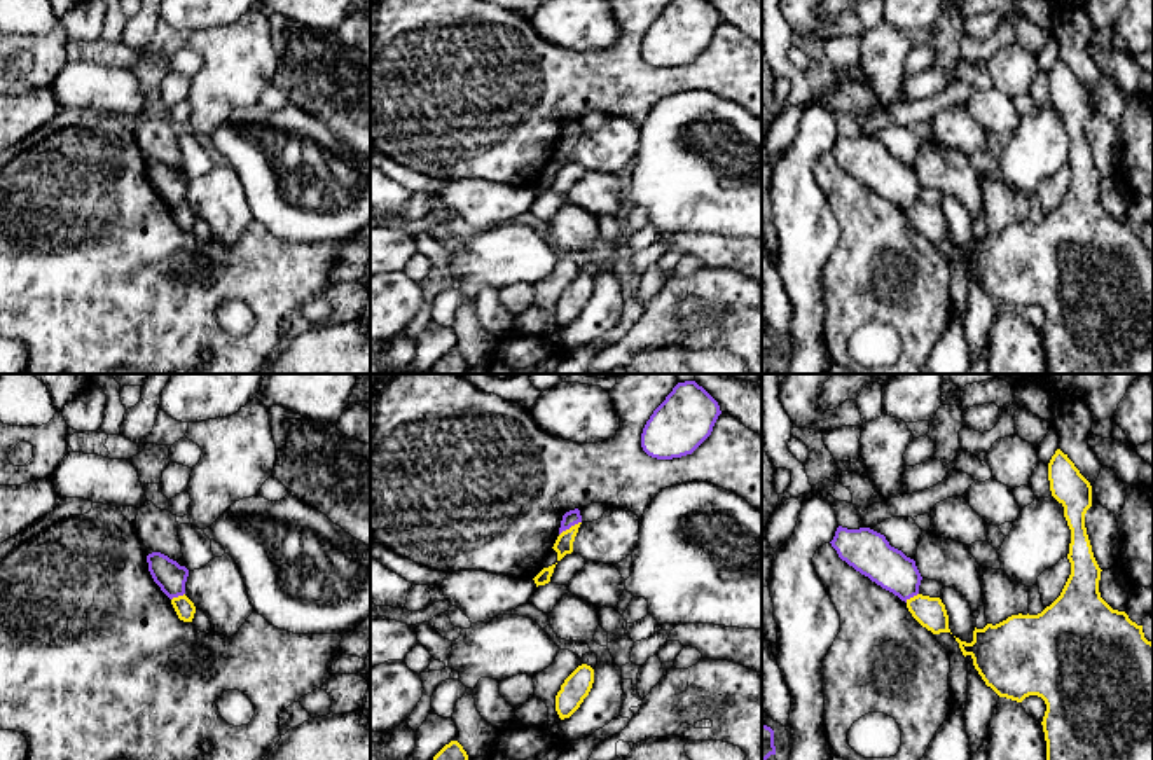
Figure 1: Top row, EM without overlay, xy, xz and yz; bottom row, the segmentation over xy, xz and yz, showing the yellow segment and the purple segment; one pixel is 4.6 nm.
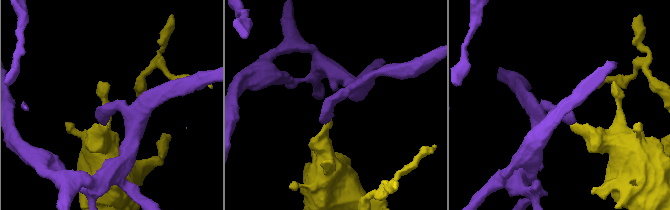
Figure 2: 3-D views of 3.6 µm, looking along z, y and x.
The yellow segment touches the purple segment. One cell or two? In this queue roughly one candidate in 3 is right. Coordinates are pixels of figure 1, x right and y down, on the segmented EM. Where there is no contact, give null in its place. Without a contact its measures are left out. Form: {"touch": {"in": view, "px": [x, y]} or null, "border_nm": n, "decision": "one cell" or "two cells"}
{"touch": {"in": "xz", "px": [572, 526]}, "border_nm": 120, "decision": "two cells"}

